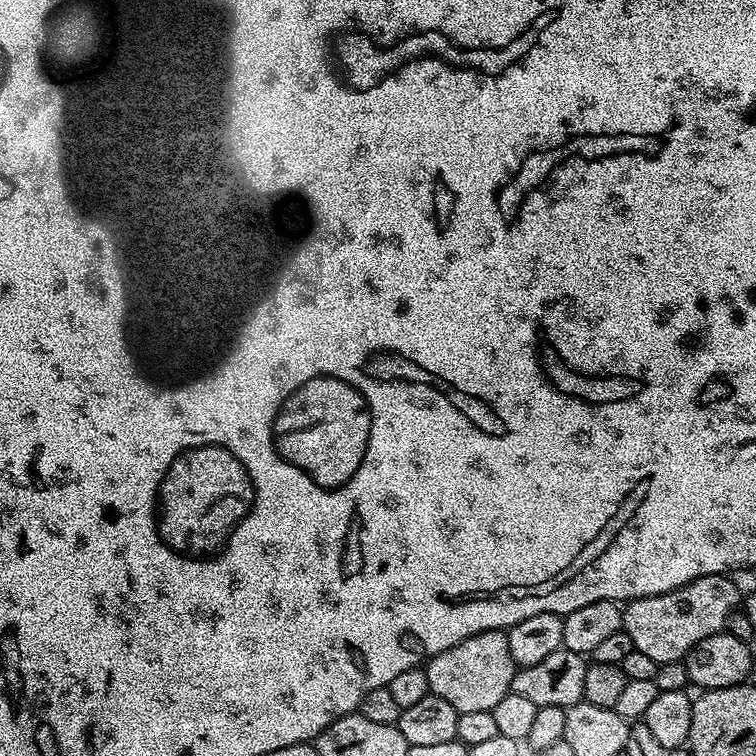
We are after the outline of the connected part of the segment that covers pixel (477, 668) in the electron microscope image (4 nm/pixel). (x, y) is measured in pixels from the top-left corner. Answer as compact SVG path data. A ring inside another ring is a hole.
M507 631L483 632L474 634L450 650L427 661L424 673L428 679L428 691L431 695L450 702L456 712L470 710L492 711L506 694L512 691L512 679L516 676L517 666L510 658L510 642Z

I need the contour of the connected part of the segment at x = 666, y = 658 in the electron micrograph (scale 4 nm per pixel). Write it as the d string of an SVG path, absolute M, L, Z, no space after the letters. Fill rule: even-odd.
M710 574L682 586L678 590L670 590L666 594L654 594L646 598L629 600L623 605L624 614L623 632L630 634L630 642L635 651L654 658L656 665L669 664L670 662L681 662L702 638L710 638L710 634L718 634L728 627L728 619L732 613L737 611L742 604L742 592L732 581L733 577L728 574Z

